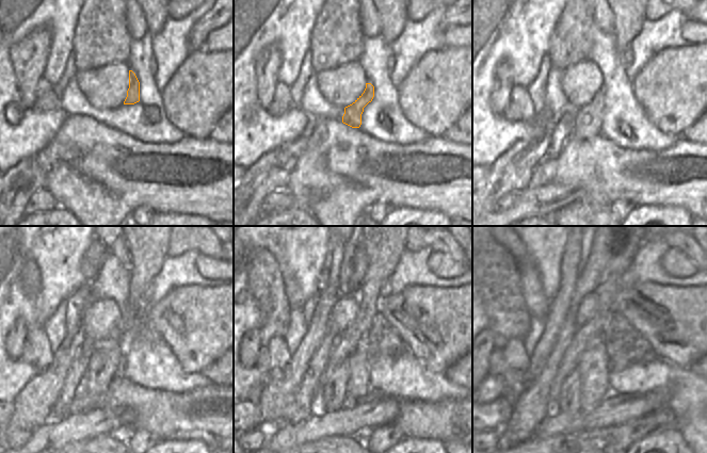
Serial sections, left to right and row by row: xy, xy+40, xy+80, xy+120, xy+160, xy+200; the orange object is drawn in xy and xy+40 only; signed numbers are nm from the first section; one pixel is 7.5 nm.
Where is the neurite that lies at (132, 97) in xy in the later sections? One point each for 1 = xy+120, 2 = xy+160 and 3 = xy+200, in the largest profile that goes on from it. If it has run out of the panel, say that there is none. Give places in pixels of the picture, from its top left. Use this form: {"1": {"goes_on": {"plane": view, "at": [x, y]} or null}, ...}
{"1": {"goes_on": {"plane": "xy+120", "at": [105, 363]}}, "2": {"goes_on": {"plane": "xy+160", "at": [332, 393]}}, "3": {"goes_on": {"plane": "xy+200", "at": [568, 402]}}}

